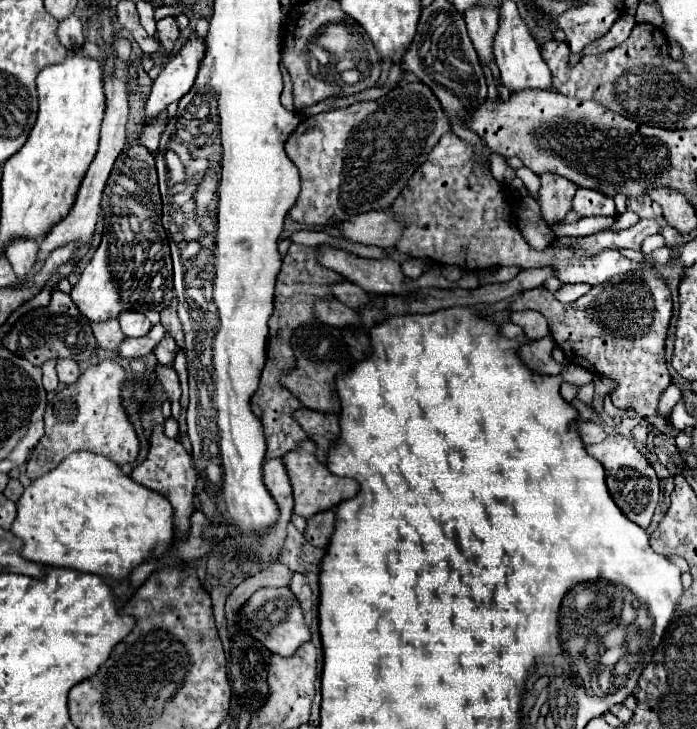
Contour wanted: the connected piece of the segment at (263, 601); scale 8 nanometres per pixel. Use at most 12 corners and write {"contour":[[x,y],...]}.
{"contour":[[289,586],[257,590],[241,628],[279,656],[311,640]]}

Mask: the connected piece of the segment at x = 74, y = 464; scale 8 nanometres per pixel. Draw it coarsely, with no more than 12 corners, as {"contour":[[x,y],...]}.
{"contour":[[93,452],[33,480],[25,560],[125,578],[173,508]]}

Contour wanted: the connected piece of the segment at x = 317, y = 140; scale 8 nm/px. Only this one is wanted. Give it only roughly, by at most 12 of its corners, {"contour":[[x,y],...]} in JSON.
{"contour":[[423,82],[305,116],[289,216],[391,208],[447,132]]}

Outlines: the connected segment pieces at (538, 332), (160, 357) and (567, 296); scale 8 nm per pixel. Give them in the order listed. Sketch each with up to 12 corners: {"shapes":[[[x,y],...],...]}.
{"shapes":[[[513,312],[509,318],[527,338],[549,334],[547,320],[535,312]],[[165,336],[153,350],[159,364],[173,364],[175,340]],[[565,284],[556,298],[563,303],[577,300],[589,284]]]}

